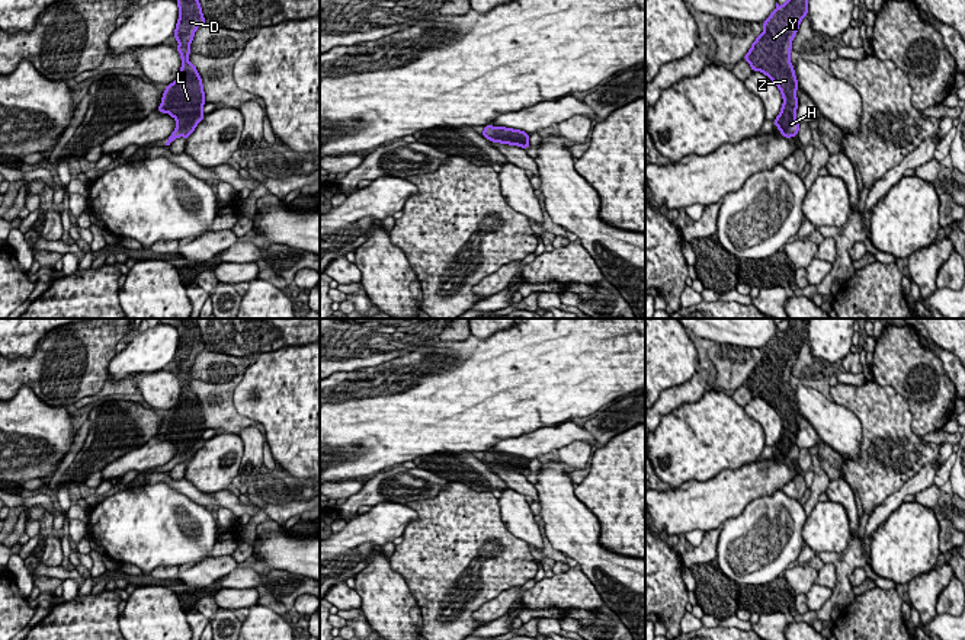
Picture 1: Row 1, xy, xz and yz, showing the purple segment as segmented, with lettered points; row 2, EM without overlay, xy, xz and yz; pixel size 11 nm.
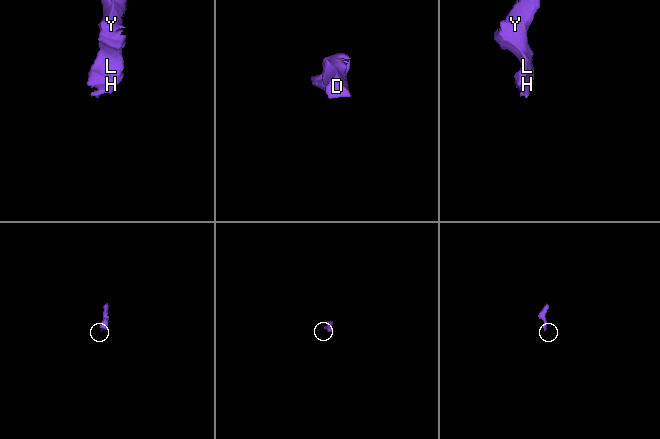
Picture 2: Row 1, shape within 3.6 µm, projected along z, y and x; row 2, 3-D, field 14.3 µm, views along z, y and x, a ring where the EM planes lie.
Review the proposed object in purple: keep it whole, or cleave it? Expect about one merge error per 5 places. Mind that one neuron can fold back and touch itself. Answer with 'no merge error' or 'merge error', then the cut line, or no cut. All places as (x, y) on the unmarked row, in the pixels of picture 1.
no merge error; no cut

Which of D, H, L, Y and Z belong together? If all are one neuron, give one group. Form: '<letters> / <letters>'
D H L Y Z

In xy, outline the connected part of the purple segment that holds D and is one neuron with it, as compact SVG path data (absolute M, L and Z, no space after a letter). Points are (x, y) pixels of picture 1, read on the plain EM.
M195 319L182 320L176 324L179 345L173 362L179 368L176 375L182 384L177 404L167 410L157 438L169 439L176 445L176 454L166 471L176 464L189 464L198 449L205 444L202 435L206 429L202 403L189 387L190 369L199 352L205 351L201 329Z

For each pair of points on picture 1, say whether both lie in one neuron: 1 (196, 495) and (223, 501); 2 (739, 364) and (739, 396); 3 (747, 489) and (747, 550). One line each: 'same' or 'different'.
1: same
2: different
3: different

